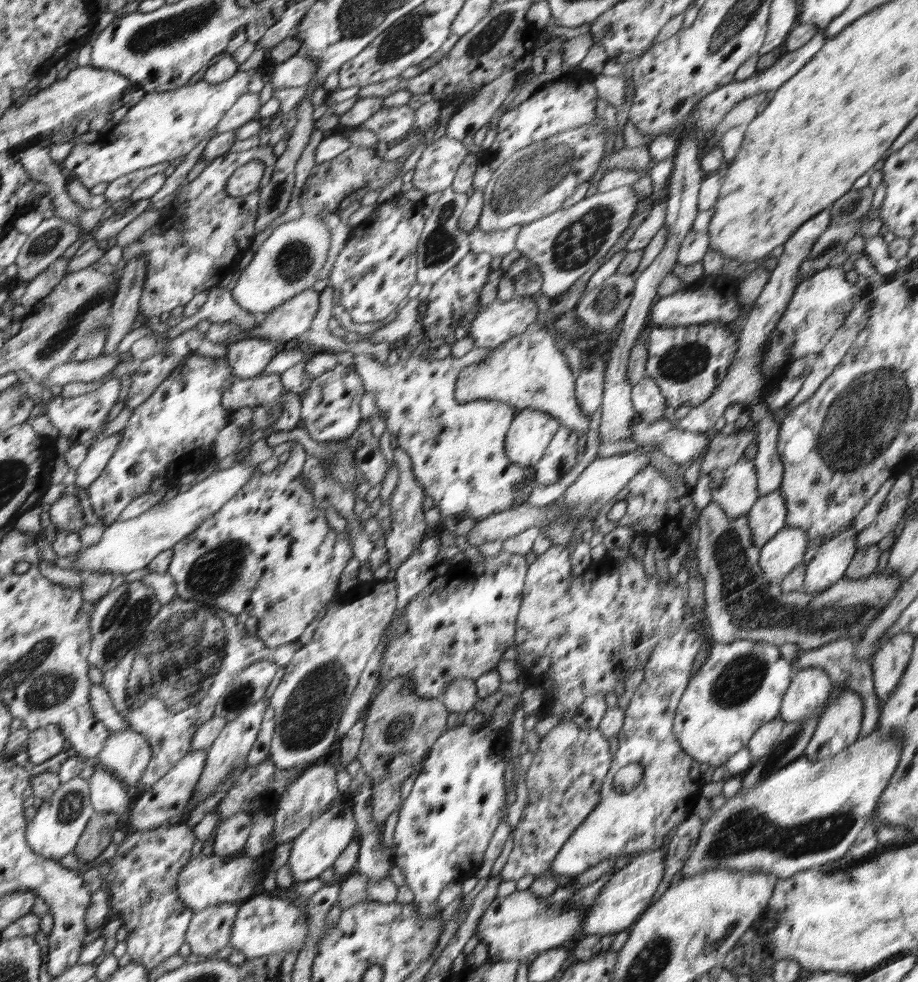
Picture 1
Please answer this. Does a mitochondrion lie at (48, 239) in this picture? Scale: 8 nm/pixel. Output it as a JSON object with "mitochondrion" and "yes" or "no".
{"mitochondrion":"yes"}

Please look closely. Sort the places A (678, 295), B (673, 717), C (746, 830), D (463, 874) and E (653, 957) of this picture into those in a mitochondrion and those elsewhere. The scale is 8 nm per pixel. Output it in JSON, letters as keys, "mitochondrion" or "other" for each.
{"A":"other","B":"other","C":"mitochondrion","D":"other","E":"mitochondrion"}

